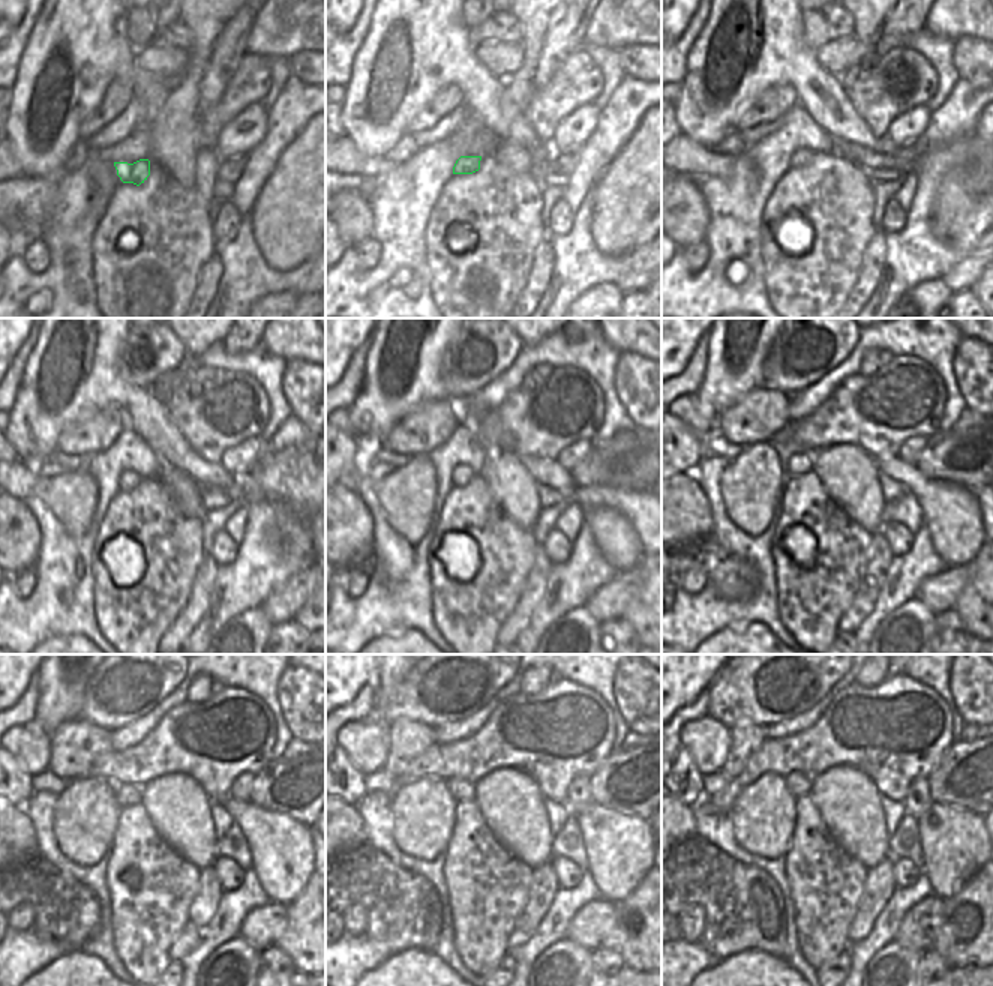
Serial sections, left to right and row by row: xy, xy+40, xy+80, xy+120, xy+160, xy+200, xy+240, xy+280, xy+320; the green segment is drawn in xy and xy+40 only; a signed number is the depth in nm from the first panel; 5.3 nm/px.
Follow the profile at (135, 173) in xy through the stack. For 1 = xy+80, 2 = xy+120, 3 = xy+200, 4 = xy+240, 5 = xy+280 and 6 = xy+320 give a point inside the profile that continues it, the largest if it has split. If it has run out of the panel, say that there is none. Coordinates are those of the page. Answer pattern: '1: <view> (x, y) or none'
1: xy+80 (801, 158)
2: xy+120 (128, 480)
3: xy+200 (798, 464)
4: xy+240 (126, 794)
5: xy+280 (461, 790)
6: xy+320 (797, 784)

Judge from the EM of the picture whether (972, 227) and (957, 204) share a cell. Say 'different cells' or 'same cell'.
different cells

